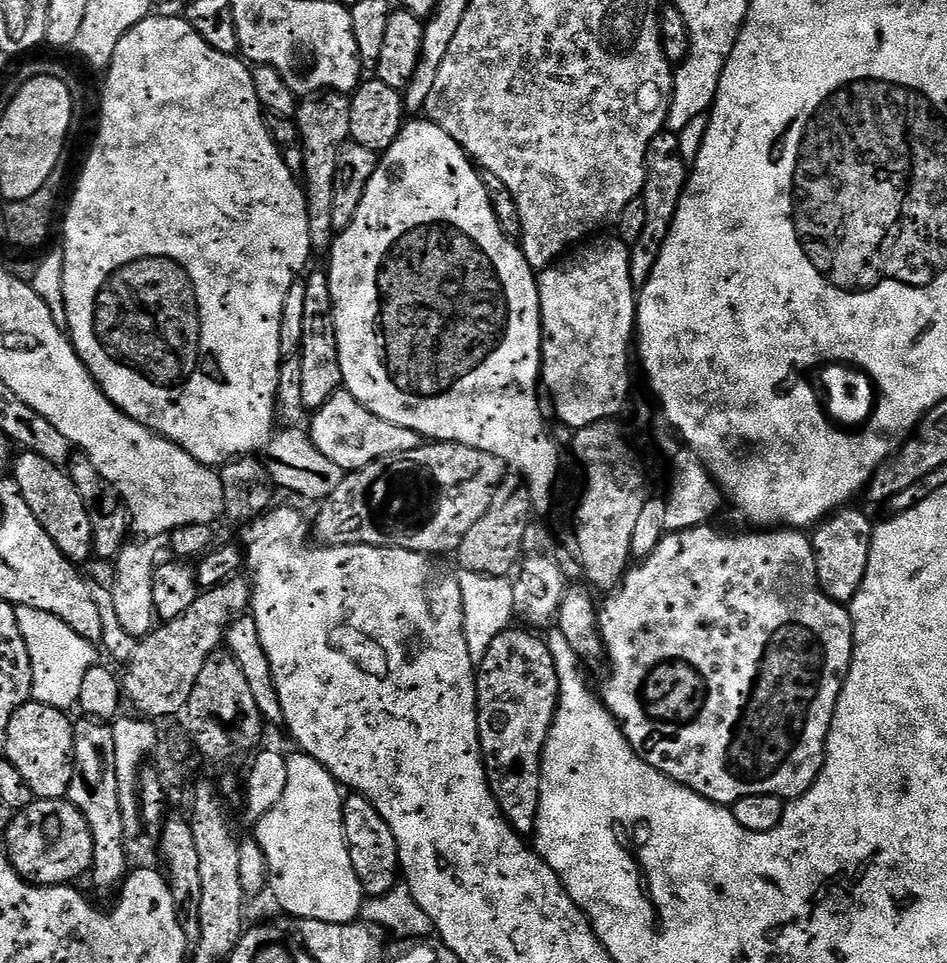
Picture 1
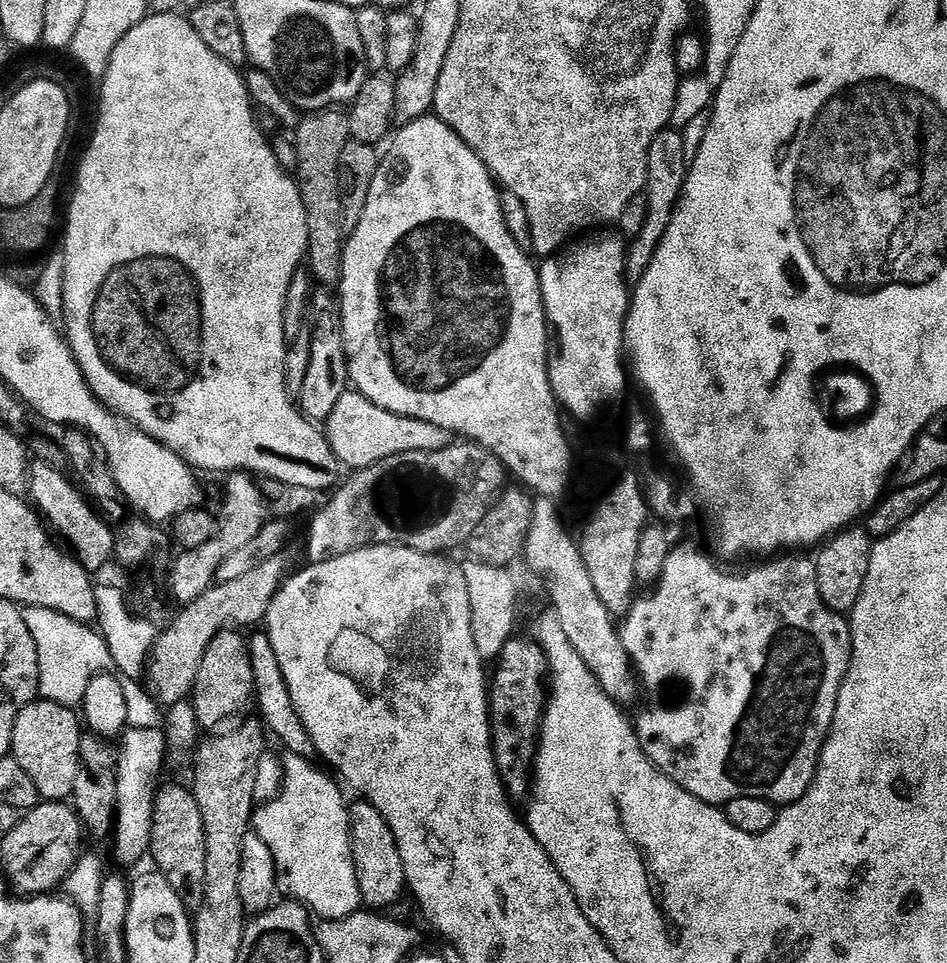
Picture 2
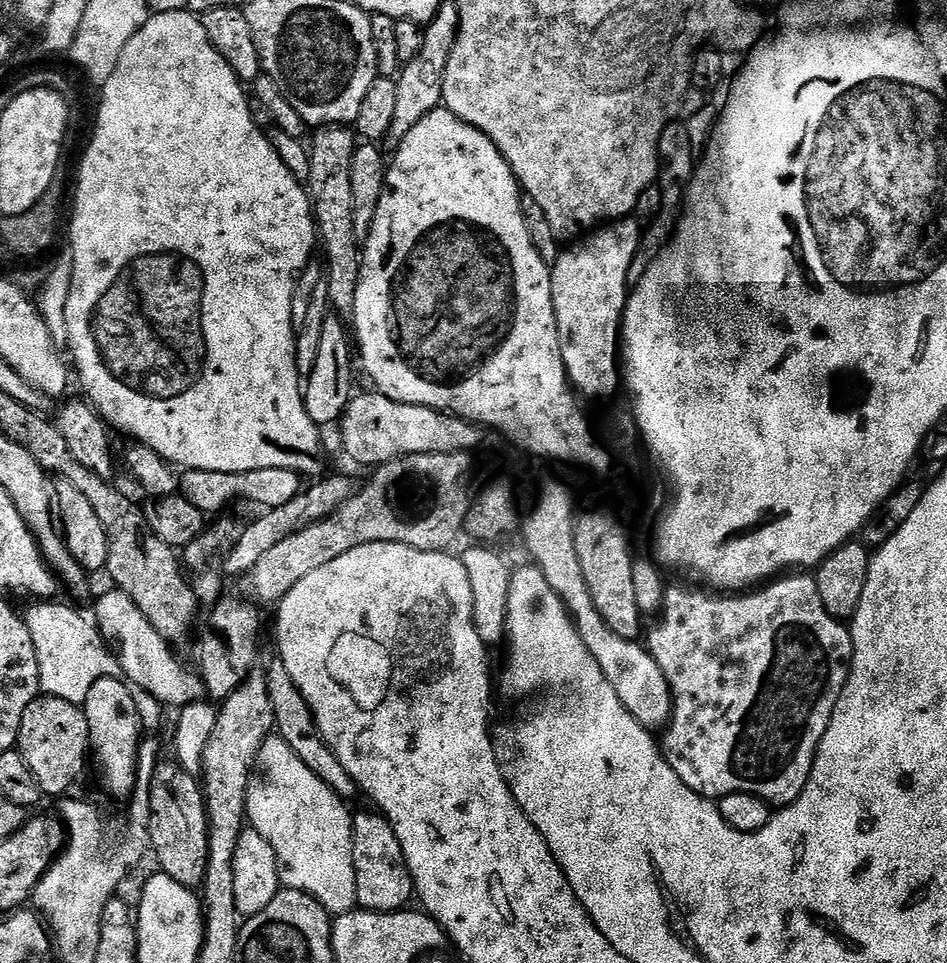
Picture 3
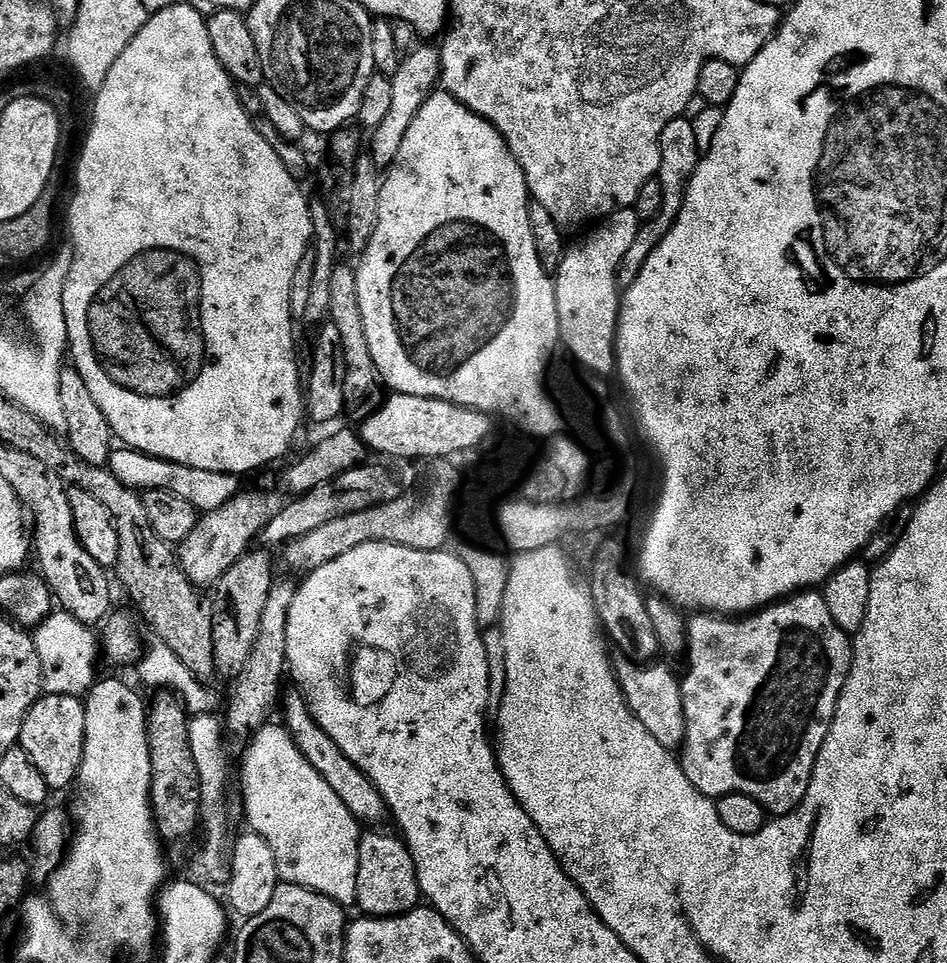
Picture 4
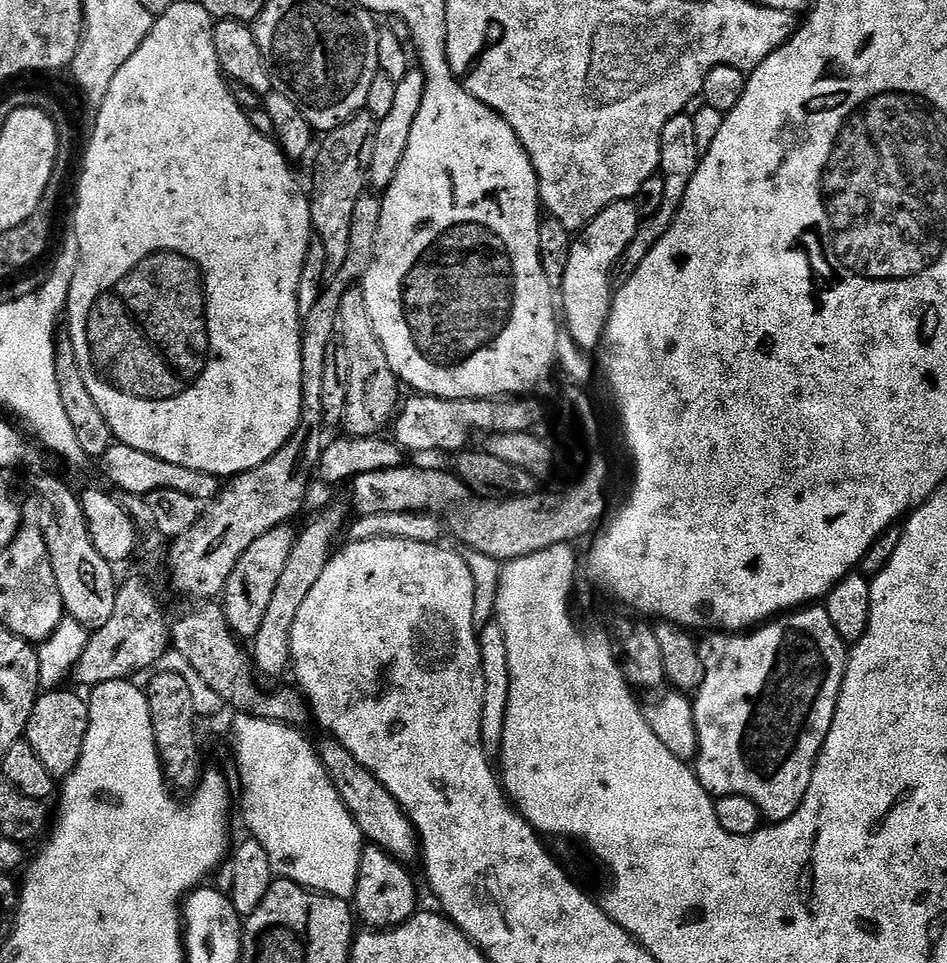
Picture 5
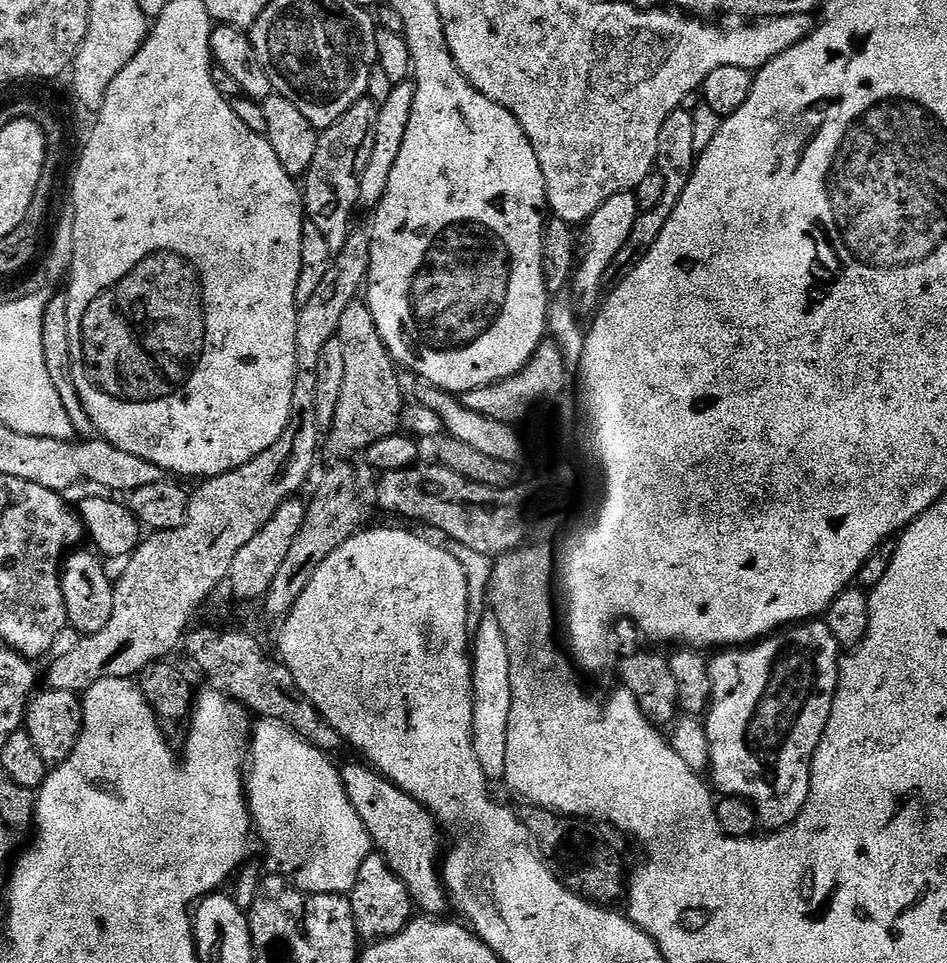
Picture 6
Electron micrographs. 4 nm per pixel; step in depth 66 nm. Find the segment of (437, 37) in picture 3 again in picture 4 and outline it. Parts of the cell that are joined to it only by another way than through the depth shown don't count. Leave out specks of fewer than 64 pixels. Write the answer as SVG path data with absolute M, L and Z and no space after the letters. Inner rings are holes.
M413 47L401 59L398 66L398 74L392 76L392 97L388 116L382 122L382 126L371 129L372 149L370 155L376 167L384 170L392 165L394 158L398 158L398 149L402 147L403 140L406 139L406 130L410 130L410 122L418 118L418 110L437 91L438 85L442 80L442 69L440 67L440 49Z

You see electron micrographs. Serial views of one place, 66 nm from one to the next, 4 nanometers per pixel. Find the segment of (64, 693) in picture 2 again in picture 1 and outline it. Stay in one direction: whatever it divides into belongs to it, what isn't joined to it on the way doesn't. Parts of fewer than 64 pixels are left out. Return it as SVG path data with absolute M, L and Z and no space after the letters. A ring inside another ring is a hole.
M16 608L18 626L22 630L22 638L26 642L26 650L30 650L30 666L32 667L32 700L38 704L72 710L80 703L82 682L90 669L97 667L97 645L86 638L74 634L62 618L49 612L33 608Z

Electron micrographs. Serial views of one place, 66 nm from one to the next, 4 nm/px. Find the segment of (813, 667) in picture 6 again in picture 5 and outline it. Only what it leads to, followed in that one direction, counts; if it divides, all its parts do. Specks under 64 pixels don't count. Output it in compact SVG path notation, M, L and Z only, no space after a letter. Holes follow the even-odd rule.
M805 606L799 610L793 610L763 626L757 626L746 632L717 632L713 631L703 641L699 641L699 650L702 666L705 667L705 677L702 684L694 693L692 709L694 710L694 722L698 732L699 752L696 753L694 771L700 779L700 785L713 798L721 796L745 796L750 798L758 806L761 817L772 824L781 824L783 820L789 820L802 806L802 798L806 798L806 790L810 786L810 778L814 774L814 766L822 746L826 742L826 734L830 734L830 726L834 722L834 714L838 706L838 694L842 690L842 682L848 665L849 645L834 630L834 622L830 622L830 614L824 606Z

